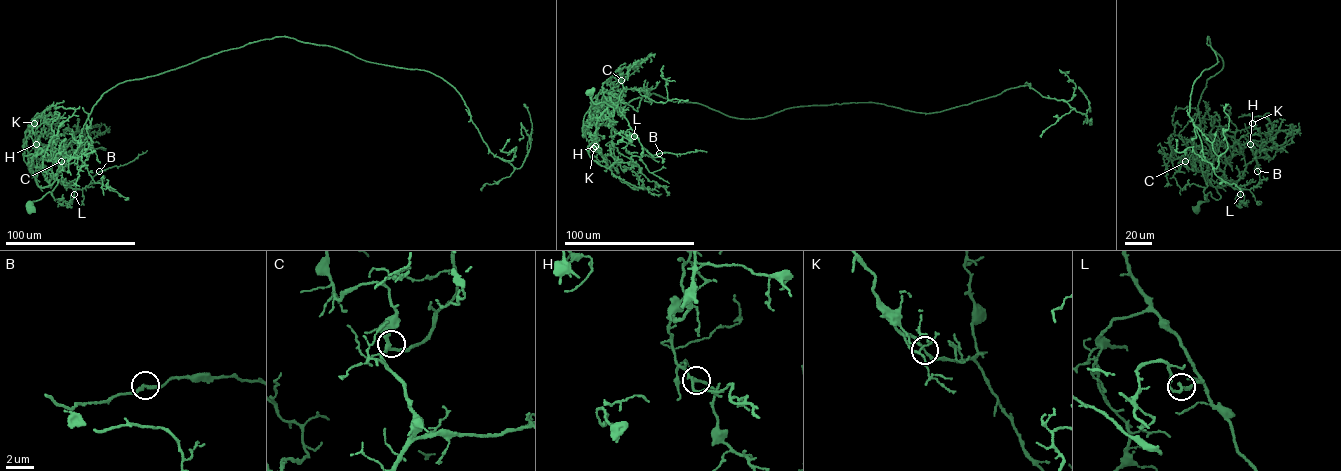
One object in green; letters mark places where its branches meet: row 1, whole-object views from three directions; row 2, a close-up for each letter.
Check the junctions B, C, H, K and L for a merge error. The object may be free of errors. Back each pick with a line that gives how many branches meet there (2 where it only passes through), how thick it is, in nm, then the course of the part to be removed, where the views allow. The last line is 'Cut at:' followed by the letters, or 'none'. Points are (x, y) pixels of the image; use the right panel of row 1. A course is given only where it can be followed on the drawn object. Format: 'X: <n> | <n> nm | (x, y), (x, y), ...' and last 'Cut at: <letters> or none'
Cut at: none

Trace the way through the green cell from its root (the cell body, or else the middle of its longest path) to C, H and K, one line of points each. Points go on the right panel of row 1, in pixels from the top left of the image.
C: (1196, 209), (1208, 201), (1209, 192), (1216, 200), (1220, 196), (1211, 183), (1211, 174), (1189, 169), (1185, 161)
H: (1196, 209), (1208, 201), (1210, 192), (1220, 198), (1210, 180), (1222, 187), (1241, 177), (1244, 144), (1250, 144)
K: (1196, 209), (1208, 201), (1210, 192), (1220, 198), (1210, 180), (1210, 185), (1222, 186), (1235, 133), (1252, 123)

